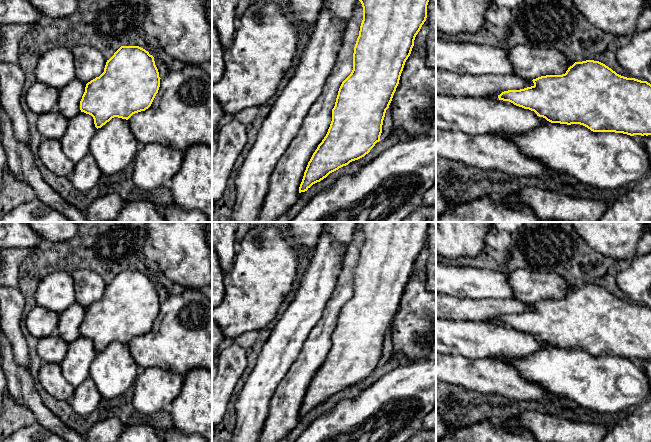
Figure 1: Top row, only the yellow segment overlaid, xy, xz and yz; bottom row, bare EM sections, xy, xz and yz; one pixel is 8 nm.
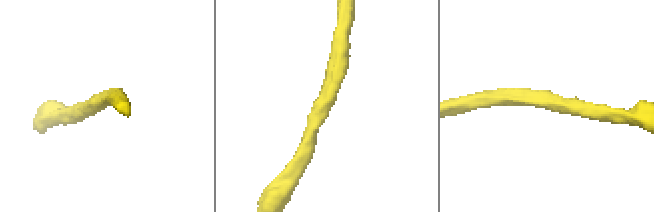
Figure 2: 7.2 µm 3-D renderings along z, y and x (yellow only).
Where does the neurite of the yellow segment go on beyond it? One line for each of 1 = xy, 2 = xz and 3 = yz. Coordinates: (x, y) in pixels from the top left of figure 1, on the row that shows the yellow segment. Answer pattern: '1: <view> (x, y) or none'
1: xy (89, 62)
2: xz (283, 192)
3: yz (530, 63)

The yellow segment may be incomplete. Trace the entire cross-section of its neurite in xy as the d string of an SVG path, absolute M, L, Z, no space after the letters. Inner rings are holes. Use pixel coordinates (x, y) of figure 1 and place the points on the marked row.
M77 45L71 51L76 78L86 85L80 110L93 117L97 129L114 117L128 120L133 114L151 106L161 78L154 57L148 51L139 46L121 46L109 60L91 46Z

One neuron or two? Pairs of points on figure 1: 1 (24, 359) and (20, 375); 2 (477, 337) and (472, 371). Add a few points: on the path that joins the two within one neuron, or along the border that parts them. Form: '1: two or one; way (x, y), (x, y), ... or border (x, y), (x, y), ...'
1: two; border (11, 344), (13, 358), (19, 364), (28, 367)
2: two; border (451, 354), (459, 354), (468, 358), (495, 359)

